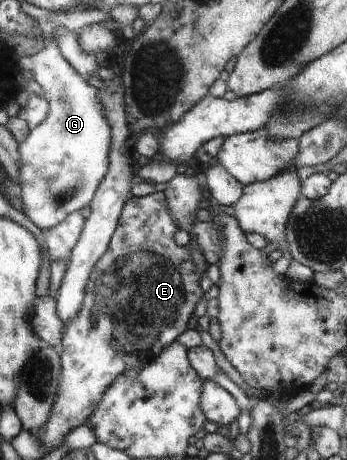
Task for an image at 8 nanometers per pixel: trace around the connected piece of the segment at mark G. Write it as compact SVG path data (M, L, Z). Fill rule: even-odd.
M44 37L44 47L35 55L22 57L22 70L32 71L36 83L44 90L49 103L46 119L29 131L28 137L19 143L21 168L19 181L22 211L32 220L32 223L44 230L62 224L71 213L90 205L99 185L110 169L110 151L112 151L112 129L106 119L102 95L96 93L92 85L88 85L60 55L57 43L51 38Z

